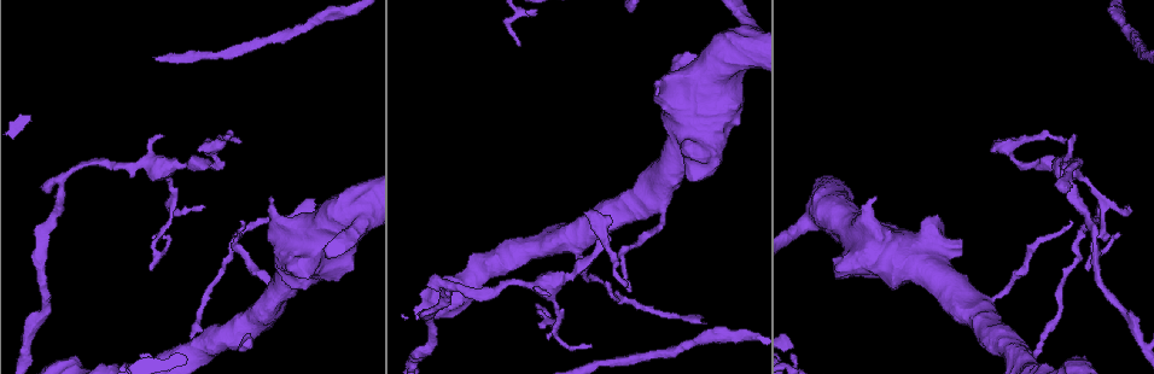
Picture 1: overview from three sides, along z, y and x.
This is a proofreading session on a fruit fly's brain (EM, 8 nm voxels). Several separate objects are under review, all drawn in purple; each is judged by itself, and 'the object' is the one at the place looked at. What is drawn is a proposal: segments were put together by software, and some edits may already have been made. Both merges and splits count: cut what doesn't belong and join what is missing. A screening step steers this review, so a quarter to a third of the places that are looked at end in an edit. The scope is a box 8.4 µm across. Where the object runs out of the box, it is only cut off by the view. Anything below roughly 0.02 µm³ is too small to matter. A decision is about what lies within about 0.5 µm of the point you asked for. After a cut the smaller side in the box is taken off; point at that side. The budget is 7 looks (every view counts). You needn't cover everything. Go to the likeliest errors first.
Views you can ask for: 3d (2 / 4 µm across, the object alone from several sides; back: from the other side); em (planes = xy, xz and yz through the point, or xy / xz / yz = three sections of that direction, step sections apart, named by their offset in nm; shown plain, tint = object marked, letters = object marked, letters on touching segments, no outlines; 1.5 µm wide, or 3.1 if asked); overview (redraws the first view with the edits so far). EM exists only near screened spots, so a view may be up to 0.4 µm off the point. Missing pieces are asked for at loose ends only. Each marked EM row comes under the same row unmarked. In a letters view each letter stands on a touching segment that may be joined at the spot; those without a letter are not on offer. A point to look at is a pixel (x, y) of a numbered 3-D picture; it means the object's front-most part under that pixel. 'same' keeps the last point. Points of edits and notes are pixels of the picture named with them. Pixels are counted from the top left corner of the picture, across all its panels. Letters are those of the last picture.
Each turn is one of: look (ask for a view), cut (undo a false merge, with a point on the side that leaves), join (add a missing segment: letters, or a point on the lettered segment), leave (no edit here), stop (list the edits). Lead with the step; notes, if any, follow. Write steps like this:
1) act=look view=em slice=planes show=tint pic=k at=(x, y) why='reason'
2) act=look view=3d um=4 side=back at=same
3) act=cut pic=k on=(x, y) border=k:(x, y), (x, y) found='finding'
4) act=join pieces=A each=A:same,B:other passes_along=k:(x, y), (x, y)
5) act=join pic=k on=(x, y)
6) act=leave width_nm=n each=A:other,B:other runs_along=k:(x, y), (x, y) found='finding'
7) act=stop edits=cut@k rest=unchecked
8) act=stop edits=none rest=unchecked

act=look view=em slice=planes show=letters pic=1 at=(705, 324) why='tapers out'

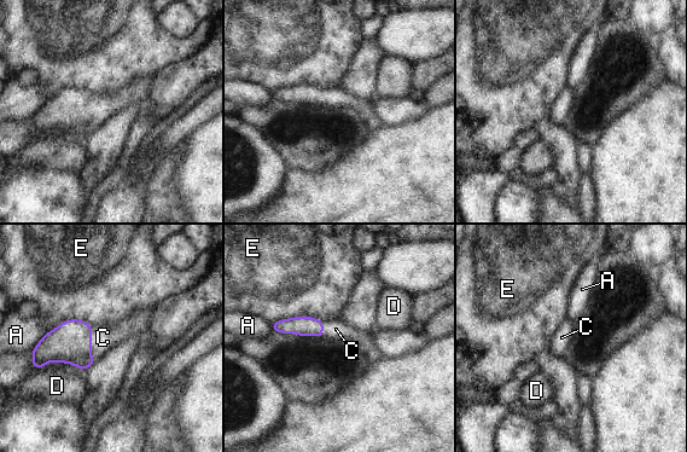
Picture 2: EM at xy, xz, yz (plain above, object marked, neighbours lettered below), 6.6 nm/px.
act=join pieces=C each=A:other,C:same,D:other,E:other passes_along=2:(70, 342), (91, 343), (103, 337) found='it goes on there'

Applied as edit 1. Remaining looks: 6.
act=look view=overview why='redraw'

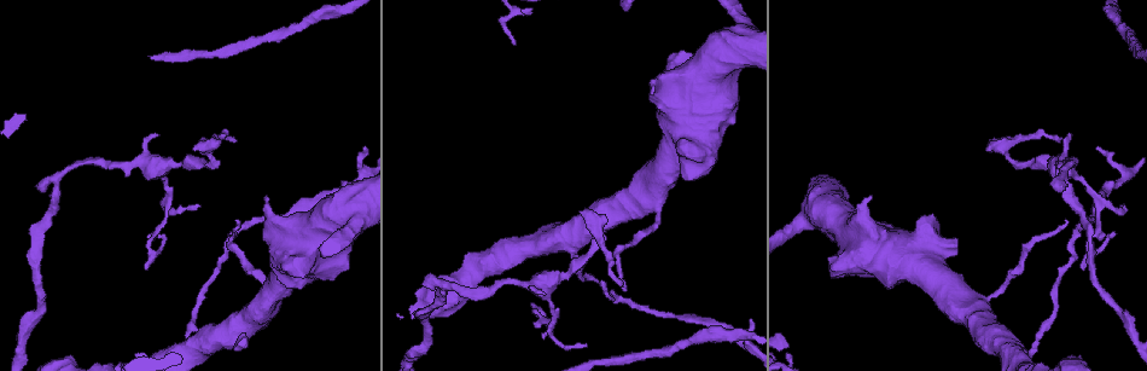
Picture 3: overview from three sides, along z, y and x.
act=look view=3d um=2 pic=3 at=(621, 282) why='tapers out'

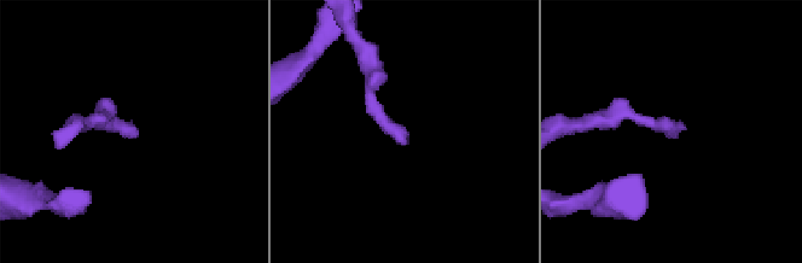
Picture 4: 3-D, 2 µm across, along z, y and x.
act=look view=em slice=planes show=letters pic=4 at=(136, 136)

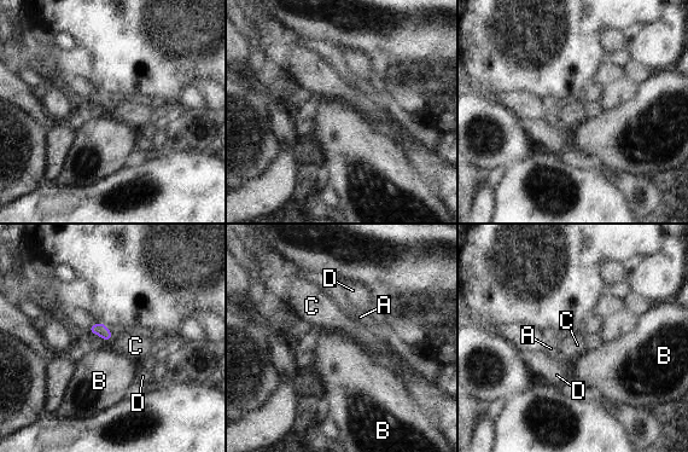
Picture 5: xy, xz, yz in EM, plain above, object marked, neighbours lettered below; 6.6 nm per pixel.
act=leave each=A:other,B:other,C:other,D:other border=5:(112, 331), (112, 336), (106, 342) found='no lettered segment goes on from it'

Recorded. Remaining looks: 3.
act=look view=em slice=planes show=letters pic=3 at=(426, 285) why='free end'

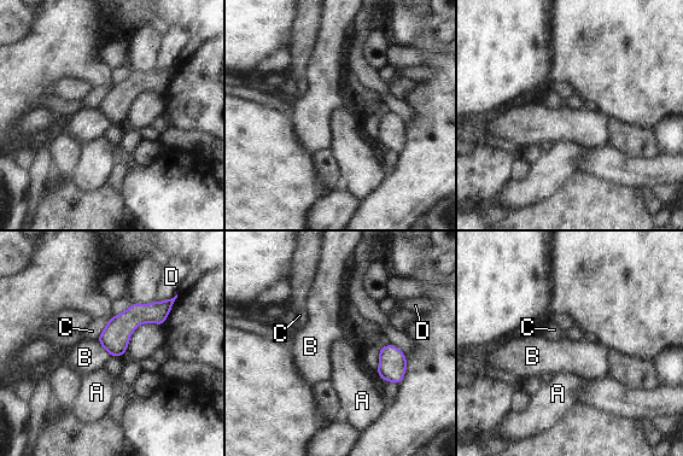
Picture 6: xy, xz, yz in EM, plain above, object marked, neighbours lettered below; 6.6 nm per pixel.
act=leave each=A:other,B:other,C:other,D:other runs_along=6:(169, 302), (101, 340) found='none of them fits'

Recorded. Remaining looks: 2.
act=stop edits=join@2 rest=unchecked

